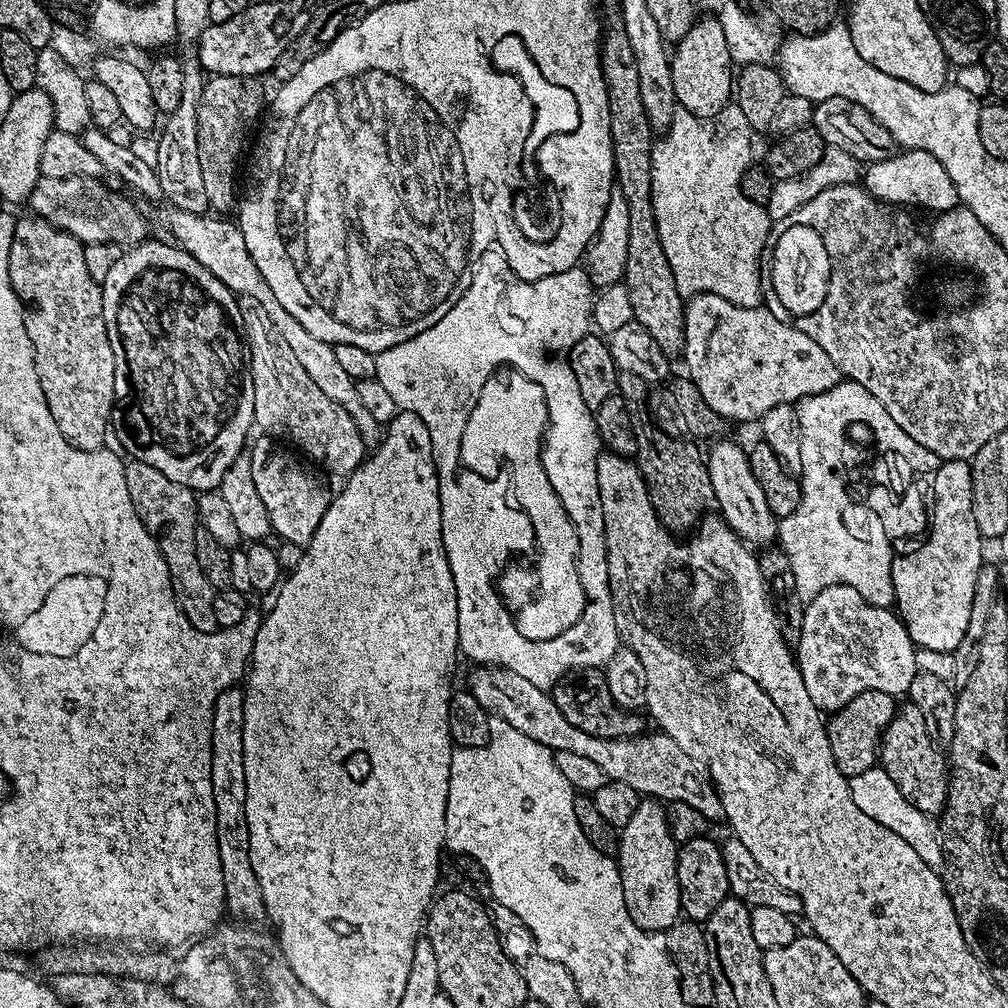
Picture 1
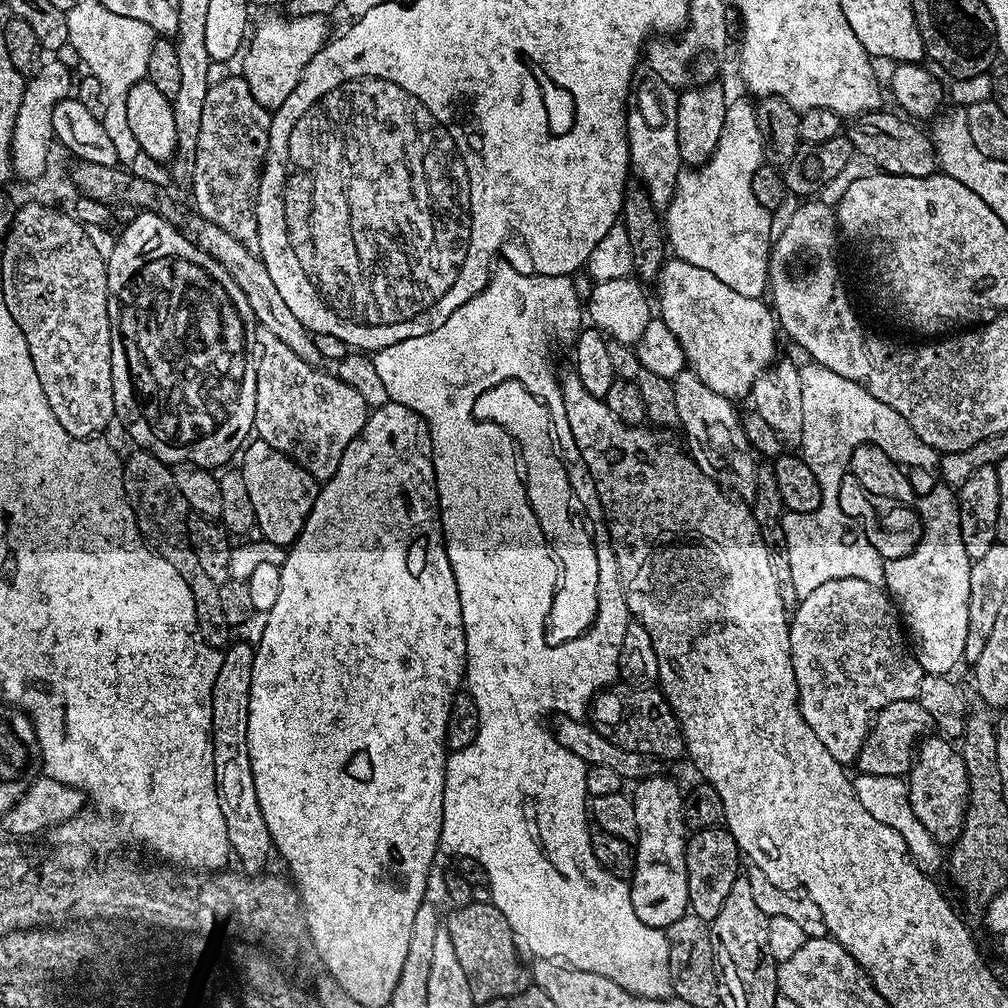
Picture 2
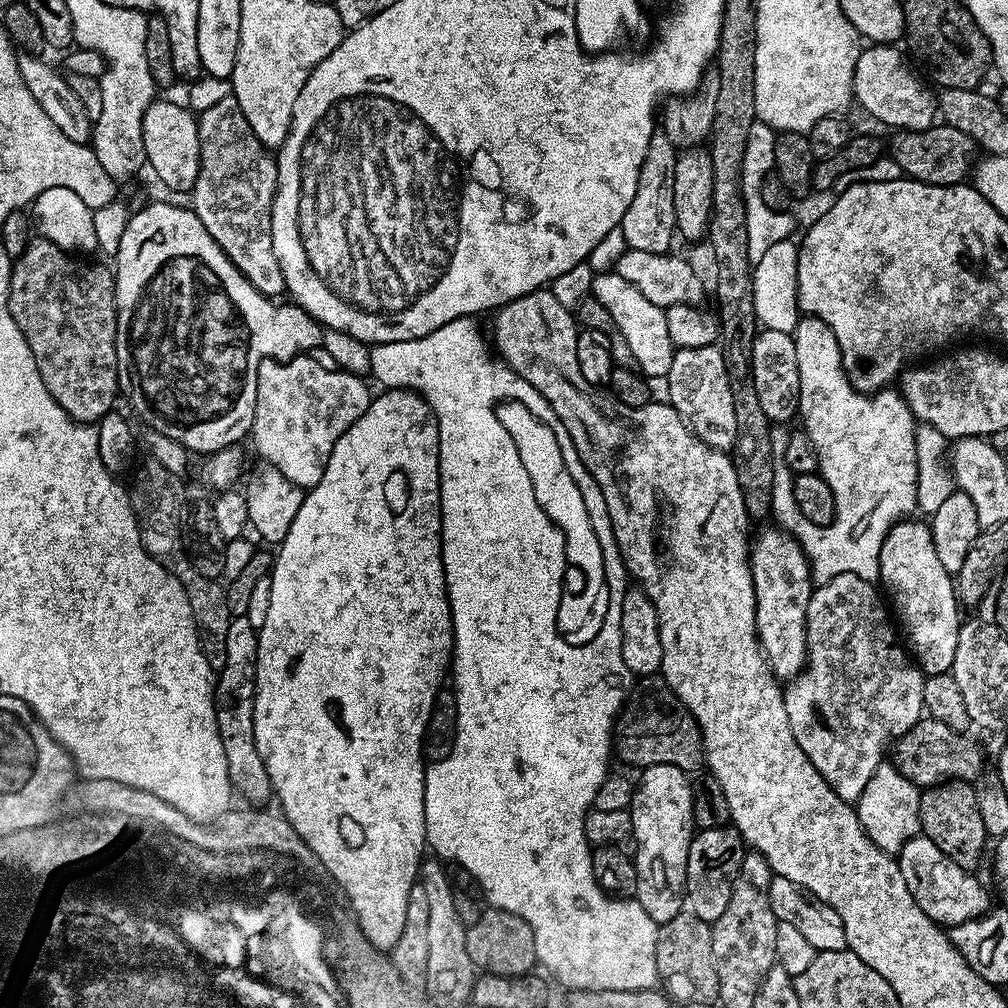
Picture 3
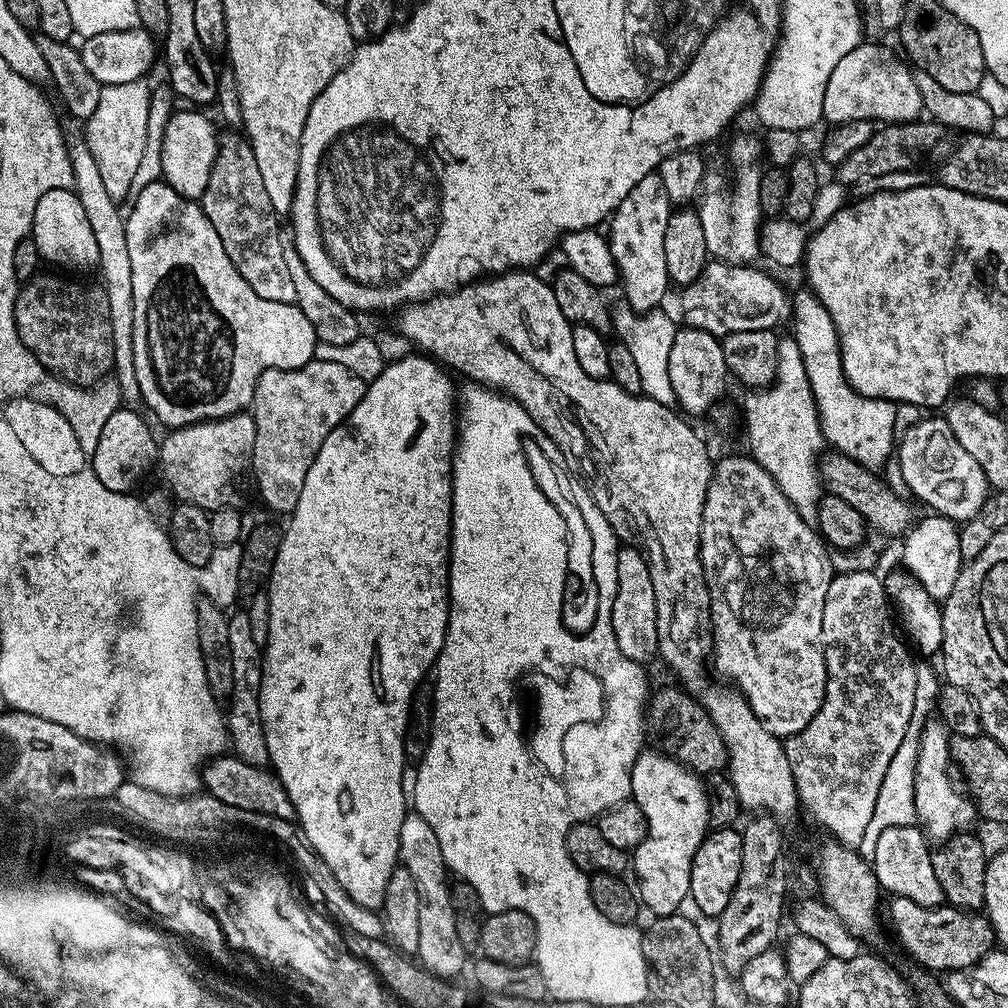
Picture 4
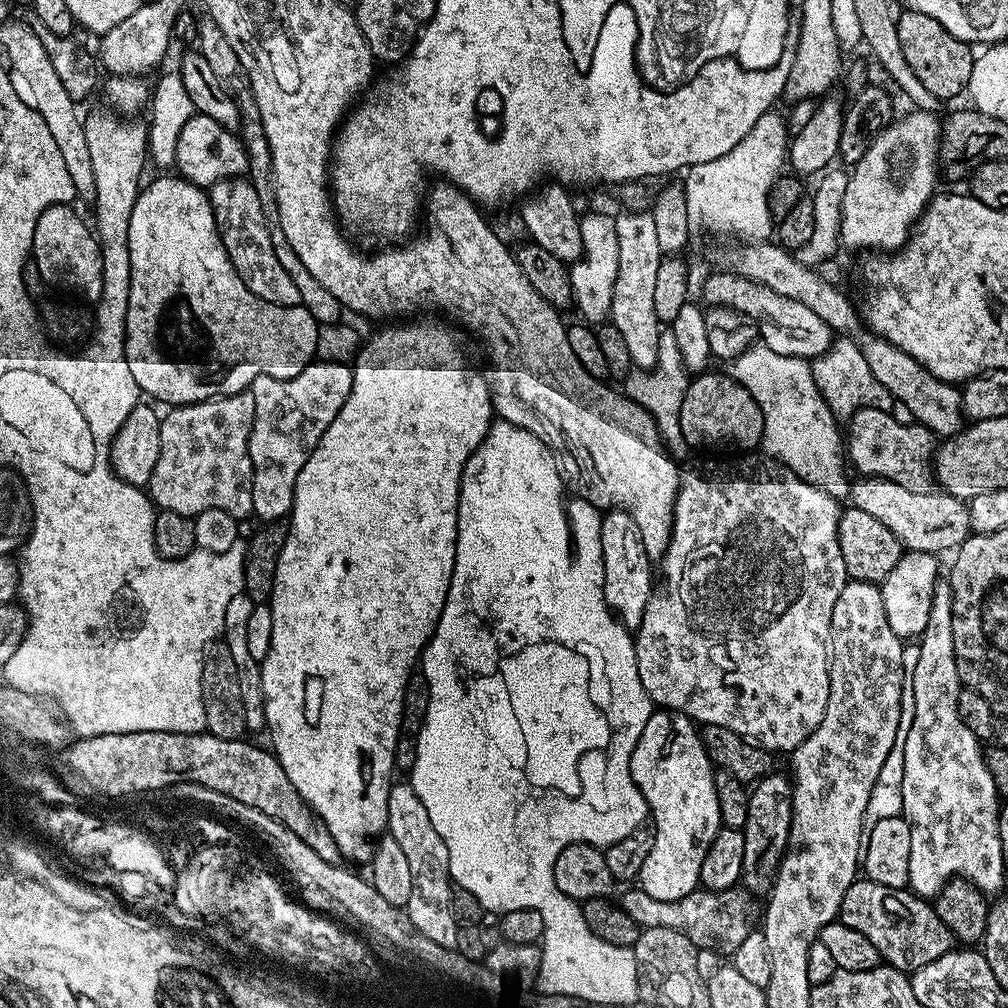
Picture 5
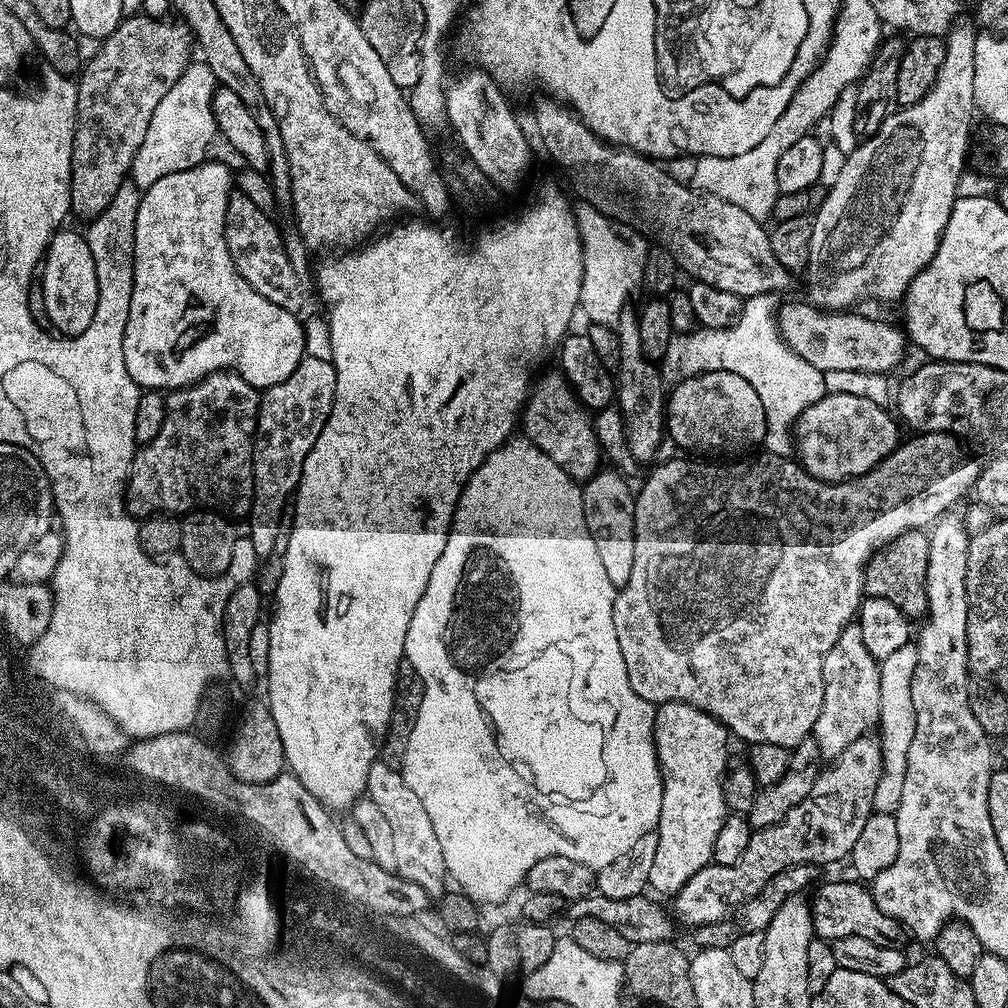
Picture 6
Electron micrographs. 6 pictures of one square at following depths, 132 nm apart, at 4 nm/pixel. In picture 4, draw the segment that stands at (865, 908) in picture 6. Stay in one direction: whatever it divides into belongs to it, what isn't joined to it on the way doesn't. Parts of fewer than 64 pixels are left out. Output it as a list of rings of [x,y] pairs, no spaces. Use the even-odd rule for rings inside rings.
[[[892,896],[888,912],[892,915],[892,928],[900,944],[920,964],[941,974],[958,968],[973,968],[994,948],[991,922],[984,914],[966,912],[951,906],[927,908],[910,902],[910,898]]]

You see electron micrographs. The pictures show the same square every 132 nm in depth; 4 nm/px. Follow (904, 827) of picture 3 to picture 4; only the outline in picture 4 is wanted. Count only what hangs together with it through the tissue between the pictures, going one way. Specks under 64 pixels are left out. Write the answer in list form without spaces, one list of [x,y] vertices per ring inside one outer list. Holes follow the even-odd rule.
[[[923,662],[916,665],[916,689],[914,690],[914,714],[910,718],[910,726],[906,730],[906,738],[898,745],[894,758],[890,758],[890,767],[886,769],[886,778],[882,778],[882,787],[878,790],[878,802],[874,802],[874,814],[870,818],[870,826],[866,826],[866,834],[862,834],[862,842],[858,845],[861,856],[871,858],[874,846],[878,846],[878,838],[890,826],[915,825],[917,823],[914,810],[914,778],[918,762],[918,746],[920,735],[926,723],[934,712],[934,701],[940,694],[941,677],[928,664]]]

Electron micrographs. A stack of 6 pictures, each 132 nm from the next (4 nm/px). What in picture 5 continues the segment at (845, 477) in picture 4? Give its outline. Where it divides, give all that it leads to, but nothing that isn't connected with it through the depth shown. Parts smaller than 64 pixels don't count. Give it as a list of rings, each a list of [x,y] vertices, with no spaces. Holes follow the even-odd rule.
[[[880,476],[859,477],[849,485],[849,501],[853,507],[873,515],[891,530],[907,551],[930,553],[955,551],[971,535],[970,506],[961,498],[945,492],[932,494],[930,490],[910,491]],[[857,480],[857,481],[856,481]]]

